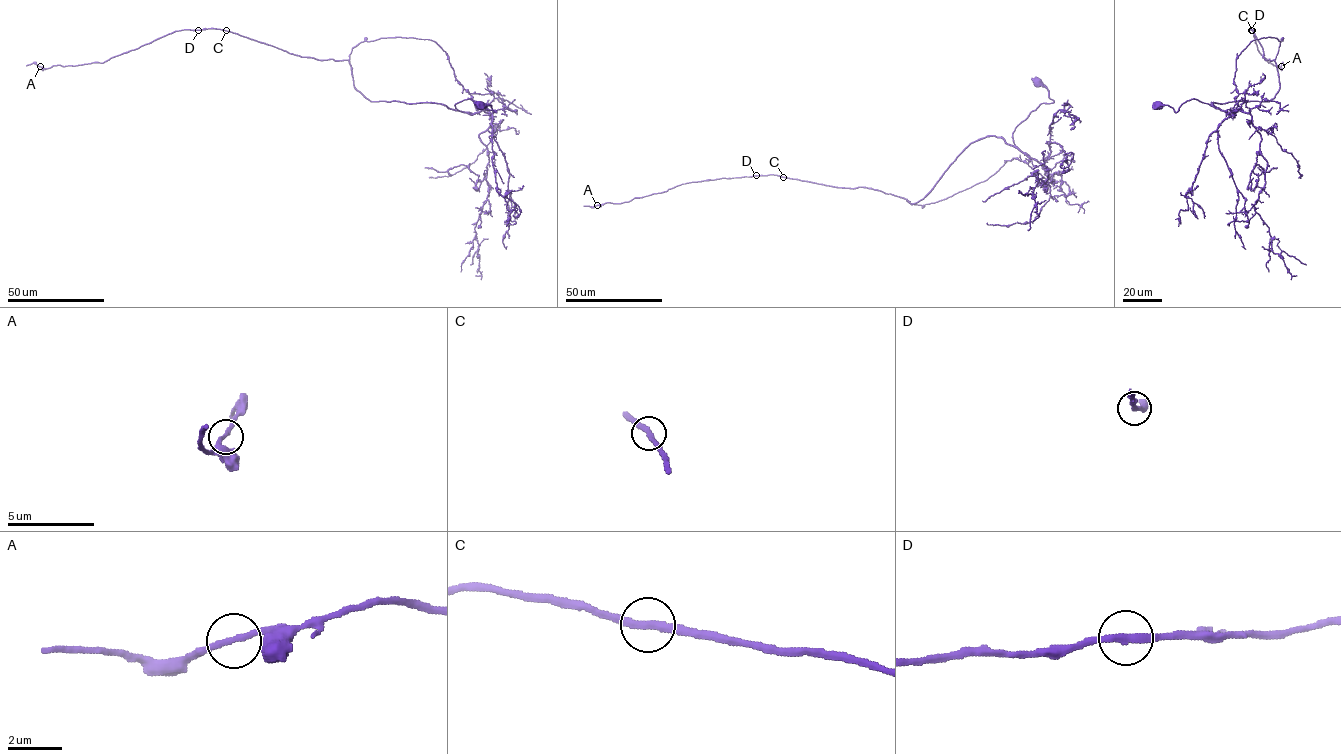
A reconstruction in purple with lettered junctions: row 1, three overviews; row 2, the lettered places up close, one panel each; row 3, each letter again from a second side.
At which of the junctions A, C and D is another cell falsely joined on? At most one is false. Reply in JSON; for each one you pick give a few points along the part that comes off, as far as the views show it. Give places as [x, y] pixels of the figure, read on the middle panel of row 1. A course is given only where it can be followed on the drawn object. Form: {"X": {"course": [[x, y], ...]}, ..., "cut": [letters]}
{"cut": []}

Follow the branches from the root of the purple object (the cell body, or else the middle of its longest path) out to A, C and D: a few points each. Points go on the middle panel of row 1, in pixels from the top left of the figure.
A: (1037, 83), (1054, 102), (1016, 127), (1014, 146), (993, 136), (972, 142), (914, 204), (767, 175), (597, 205)
C: (1037, 83), (1054, 102), (1016, 127), (1014, 146), (993, 136), (972, 142), (914, 204), (783, 177)
D: (1037, 83), (1054, 102), (1016, 127), (1014, 146), (993, 136), (972, 142), (914, 204), (871, 188), (756, 176)

